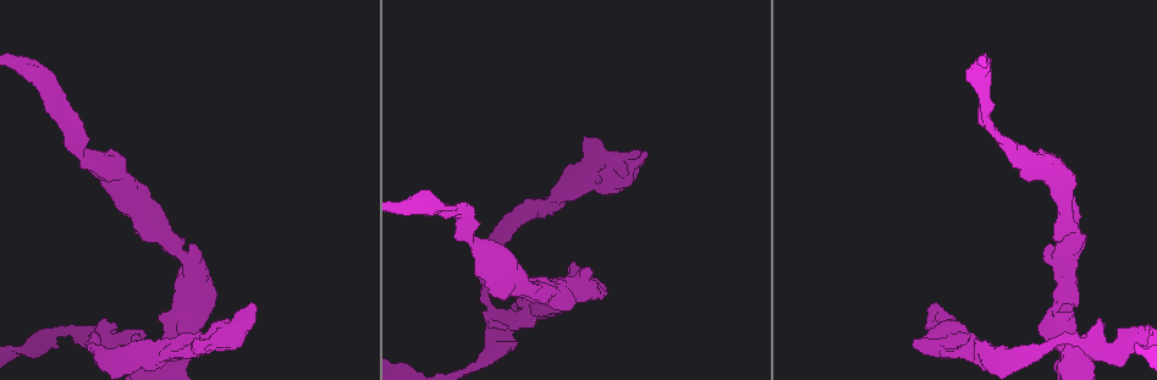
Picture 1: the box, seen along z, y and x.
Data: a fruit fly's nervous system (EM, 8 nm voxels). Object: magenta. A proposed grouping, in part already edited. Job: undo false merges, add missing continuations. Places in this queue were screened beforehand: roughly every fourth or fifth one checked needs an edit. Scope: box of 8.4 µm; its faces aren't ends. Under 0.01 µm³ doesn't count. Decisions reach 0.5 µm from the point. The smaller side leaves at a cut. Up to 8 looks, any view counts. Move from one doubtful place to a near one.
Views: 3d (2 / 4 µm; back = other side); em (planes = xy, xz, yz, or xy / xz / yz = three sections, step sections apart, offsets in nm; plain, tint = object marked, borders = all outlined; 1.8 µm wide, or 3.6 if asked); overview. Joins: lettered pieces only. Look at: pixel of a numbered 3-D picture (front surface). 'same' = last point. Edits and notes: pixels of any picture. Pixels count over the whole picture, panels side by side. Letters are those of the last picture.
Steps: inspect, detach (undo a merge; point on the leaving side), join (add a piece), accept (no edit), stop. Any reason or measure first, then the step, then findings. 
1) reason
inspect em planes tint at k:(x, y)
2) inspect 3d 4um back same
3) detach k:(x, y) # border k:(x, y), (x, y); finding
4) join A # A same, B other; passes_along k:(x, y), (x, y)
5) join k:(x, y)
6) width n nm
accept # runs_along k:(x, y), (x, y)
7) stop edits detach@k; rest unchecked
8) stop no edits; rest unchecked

abrupt turn
inspect em planes tint at 1:(219, 341)

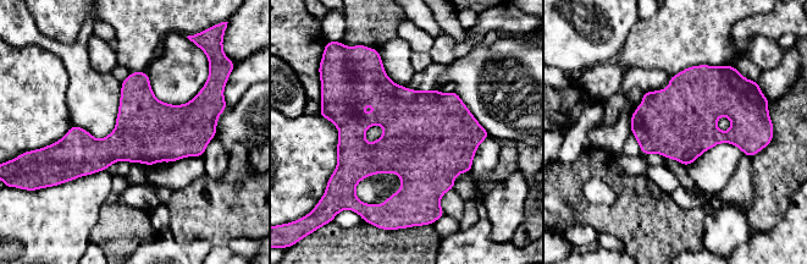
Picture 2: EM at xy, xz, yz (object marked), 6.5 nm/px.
what lies round it
inspect em planes borders same

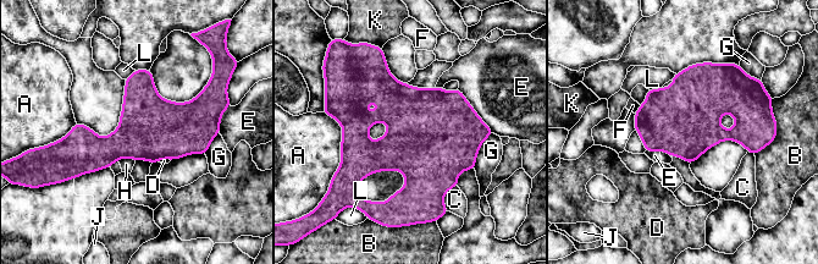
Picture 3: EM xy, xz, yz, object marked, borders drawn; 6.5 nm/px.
accept # A other, B other, C other, D other, E other, F other, G other, H other, J other, K other, L other; border 3:(117, 160), (131, 158), (134, 161); continuous, no second cell

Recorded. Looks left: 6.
thick end
inspect 3d 2um at 1:(573, 264)

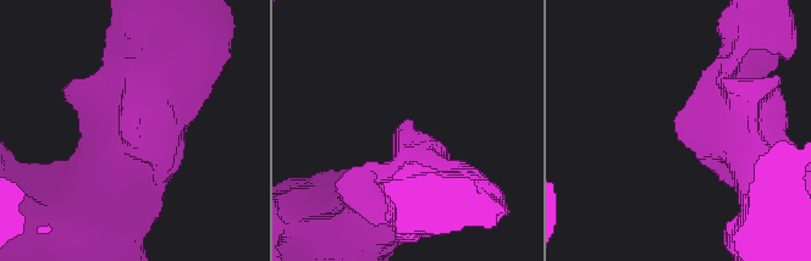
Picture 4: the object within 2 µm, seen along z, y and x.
shape alone is not enough
inspect em planes borders at 4:(679, 112)

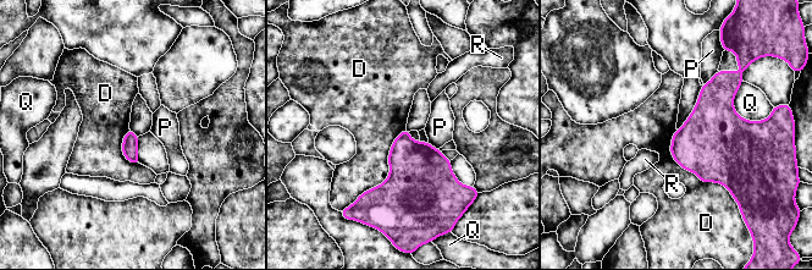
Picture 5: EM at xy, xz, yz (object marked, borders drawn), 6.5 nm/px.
longest_contact D 600 nm
accept # D other, P other, Q other, R other; border 5:(675, 130), (670, 155), (733, 197); no lettered piece goes on from it

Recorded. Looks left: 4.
thick turns thin
inspect 3d 4um at 1:(1138, 339)

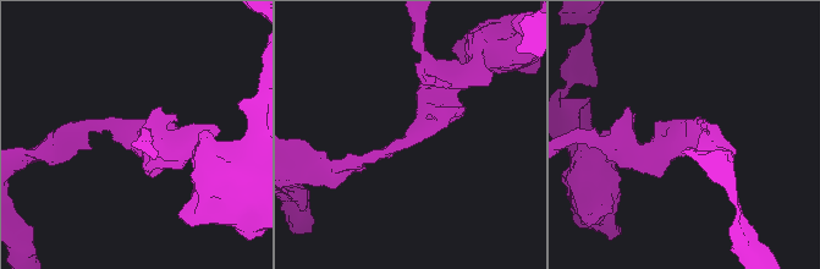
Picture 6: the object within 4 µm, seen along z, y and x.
inspect em yz step 8 tint at 6:(135, 140)

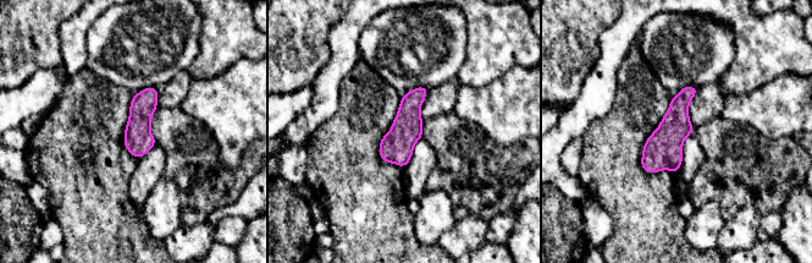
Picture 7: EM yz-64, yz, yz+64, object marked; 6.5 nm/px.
another direction
inspect em xz step 16 borders same

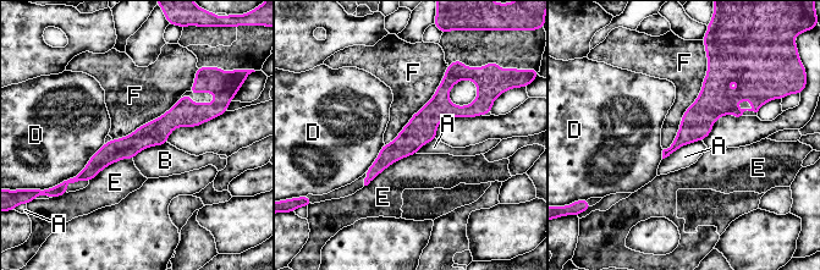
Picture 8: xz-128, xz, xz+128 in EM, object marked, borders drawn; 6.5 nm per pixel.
accept # A other, B other, D other, E other, F other; runs_along 8:(203, 113), (174, 117), (80, 177); all the same cell

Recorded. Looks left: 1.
stop no edits; rest unchecked

